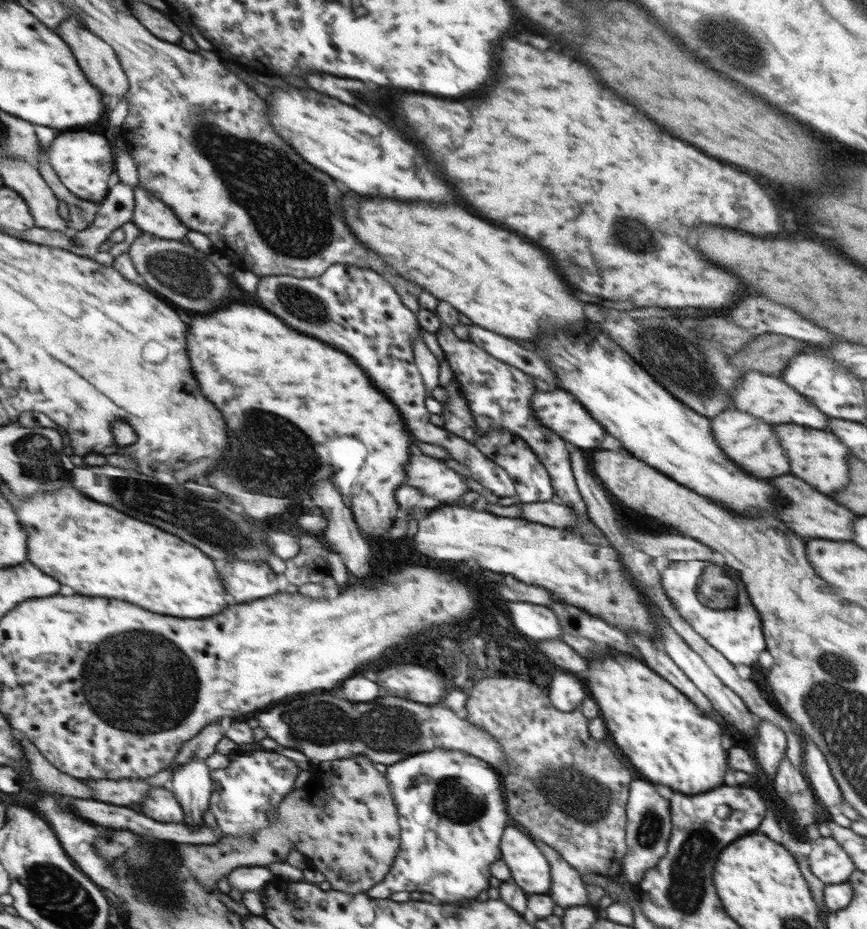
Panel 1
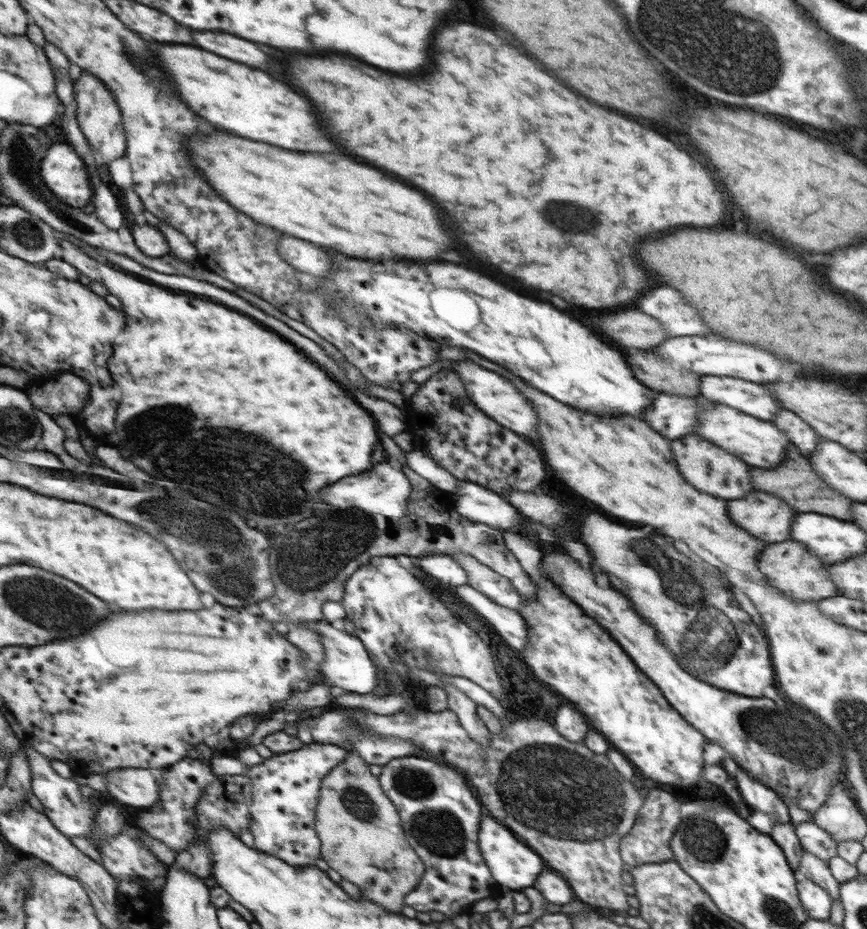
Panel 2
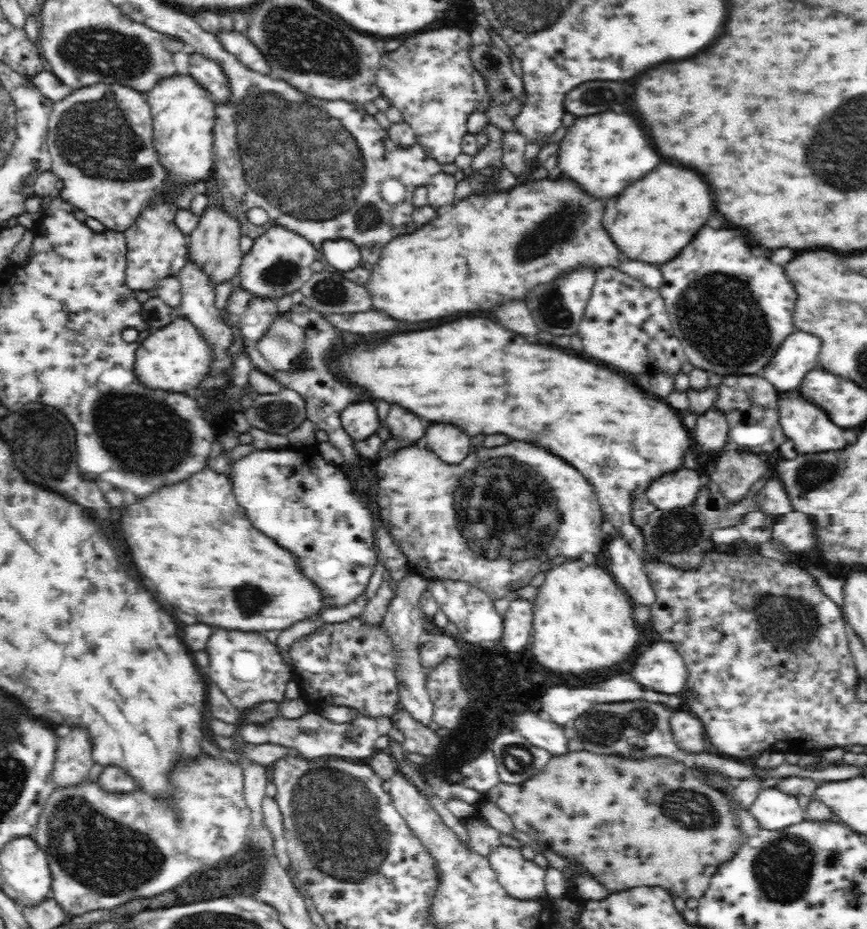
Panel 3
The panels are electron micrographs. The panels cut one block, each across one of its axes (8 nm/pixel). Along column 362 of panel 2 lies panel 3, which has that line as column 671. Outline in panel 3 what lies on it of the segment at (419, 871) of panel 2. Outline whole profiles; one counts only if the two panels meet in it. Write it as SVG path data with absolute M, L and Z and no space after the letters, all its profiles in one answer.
M583 749L551 758L542 772L537 772L533 777L522 782L522 784L504 784L501 782L484 795L499 810L510 816L516 830L525 832L532 840L549 849L552 853L561 857L567 856L567 858L579 862L597 882L600 882L604 888L612 893L619 893L626 889L637 887L654 886L666 890L672 898L679 896L686 901L691 898L699 899L710 884L708 876L712 876L712 872L716 872L720 866L740 852L740 848L744 846L744 840L746 840L744 831L740 827L740 824L742 824L740 823L740 817L733 812L732 803L730 803L728 798L721 791L716 791L712 787L700 782L694 775L692 768L686 767L680 761L670 759L670 757L627 759L618 755L601 755L600 753L588 752Z

